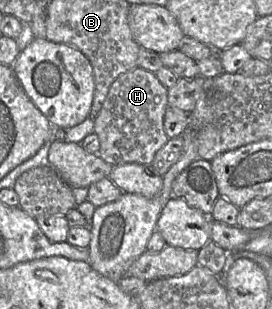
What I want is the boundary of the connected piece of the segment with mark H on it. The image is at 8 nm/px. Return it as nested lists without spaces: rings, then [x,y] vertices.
[[[136,67],[118,76],[110,86],[99,114],[94,118],[94,133],[100,140],[98,156],[112,166],[126,163],[151,164],[156,153],[169,139],[164,130],[164,116],[168,107],[168,88],[155,73]]]

